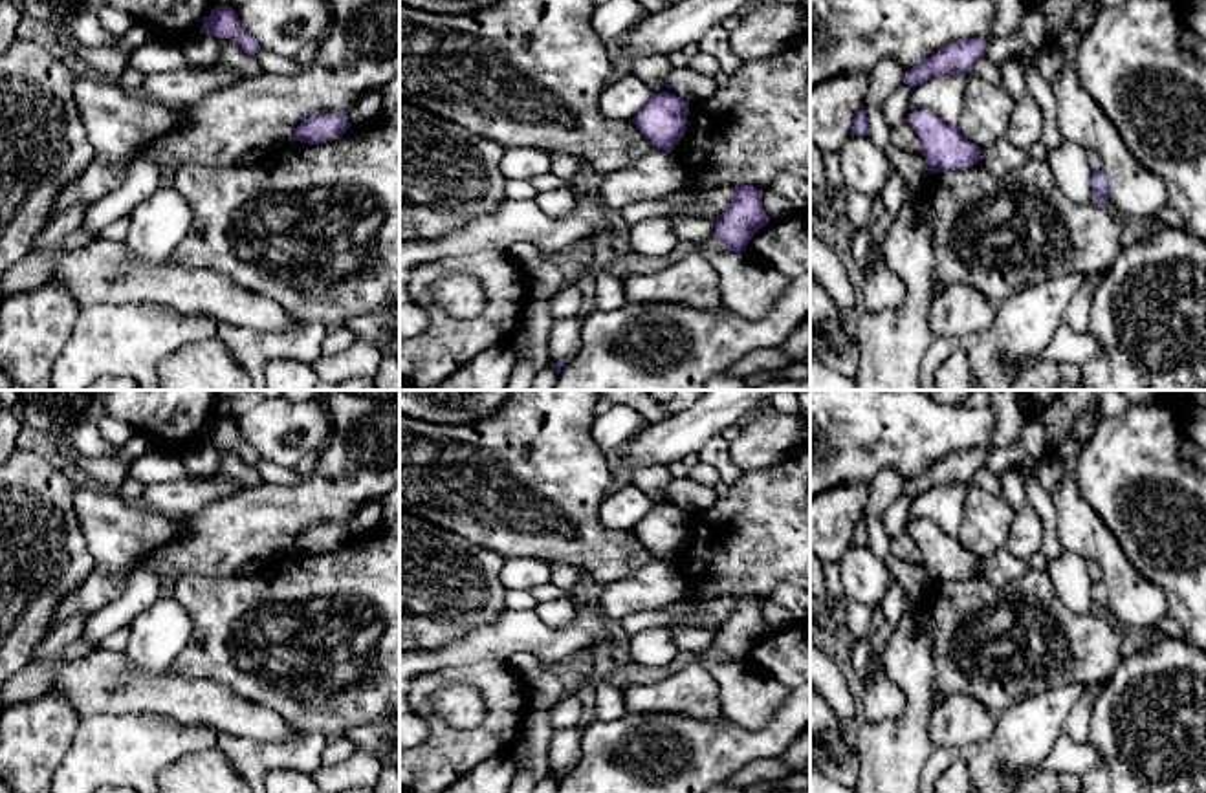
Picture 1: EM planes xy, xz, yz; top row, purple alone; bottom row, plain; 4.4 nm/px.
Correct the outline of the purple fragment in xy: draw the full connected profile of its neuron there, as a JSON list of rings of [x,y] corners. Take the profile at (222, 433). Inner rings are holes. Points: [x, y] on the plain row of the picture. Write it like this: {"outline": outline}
{"outline": [[[216,416],[200,443],[214,445],[216,449],[231,449],[251,467],[260,460],[258,452],[242,438],[236,421],[229,416]]]}

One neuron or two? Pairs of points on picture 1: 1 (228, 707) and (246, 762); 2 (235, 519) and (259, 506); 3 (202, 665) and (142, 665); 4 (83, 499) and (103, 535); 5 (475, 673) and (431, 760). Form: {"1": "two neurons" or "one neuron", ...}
{"1": "two neurons", "2": "one neuron", "3": "two neurons", "4": "one neuron", "5": "one neuron"}

